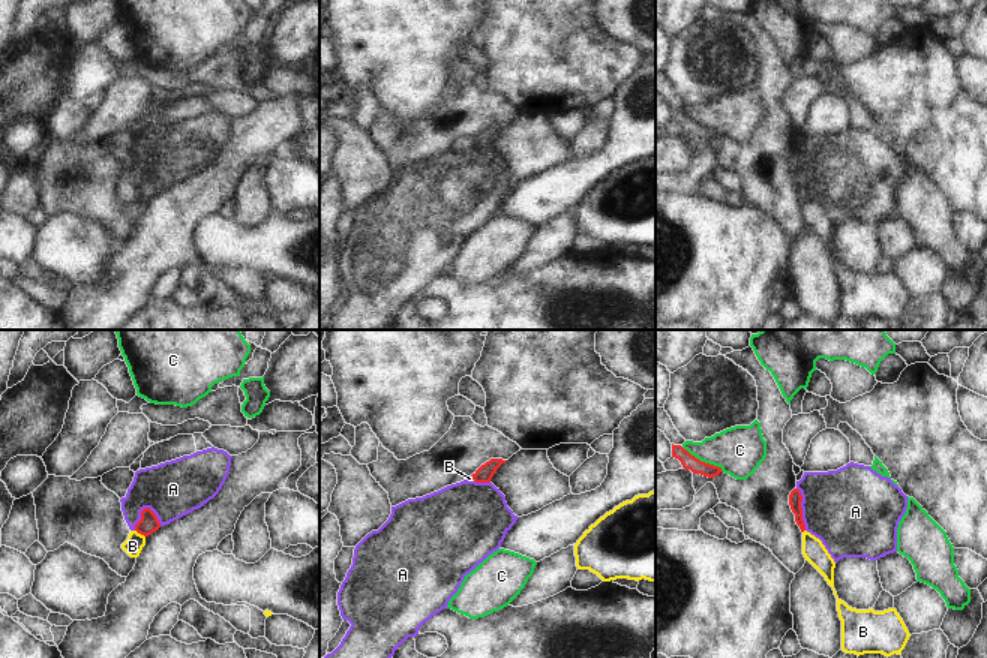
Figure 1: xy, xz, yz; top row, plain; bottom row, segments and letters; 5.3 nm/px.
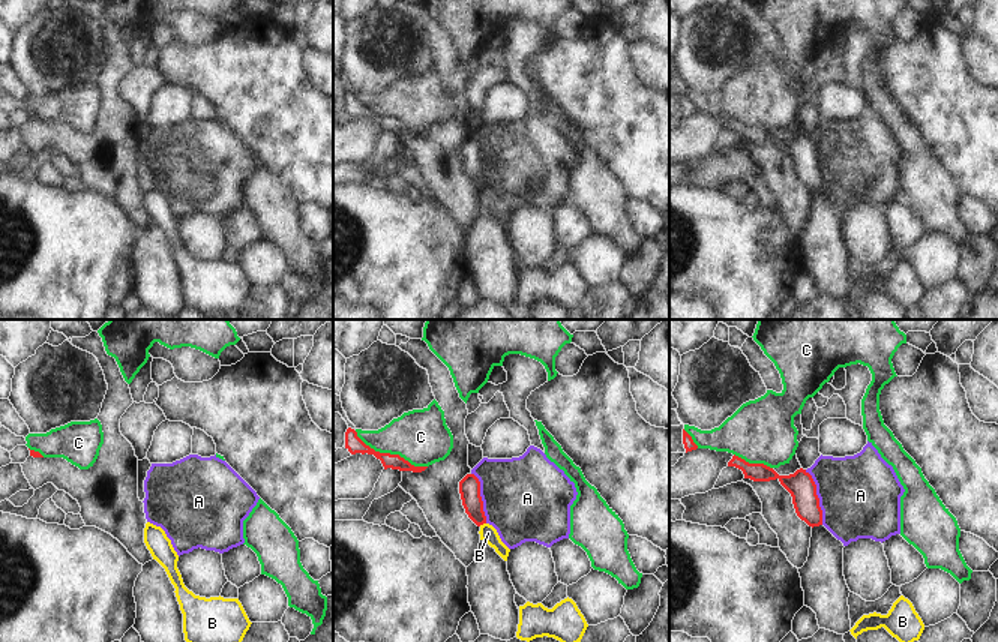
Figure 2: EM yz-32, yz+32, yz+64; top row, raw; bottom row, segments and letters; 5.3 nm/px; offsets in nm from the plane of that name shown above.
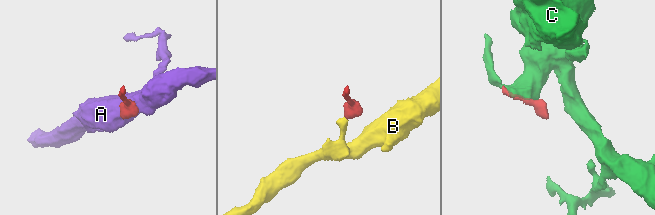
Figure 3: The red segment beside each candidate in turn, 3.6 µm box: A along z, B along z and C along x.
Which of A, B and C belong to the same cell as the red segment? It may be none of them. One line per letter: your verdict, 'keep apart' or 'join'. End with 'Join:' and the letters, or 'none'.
A: keep apart
B: join
C: keep apart
Join: B

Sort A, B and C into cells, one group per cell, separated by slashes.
A / B / C

